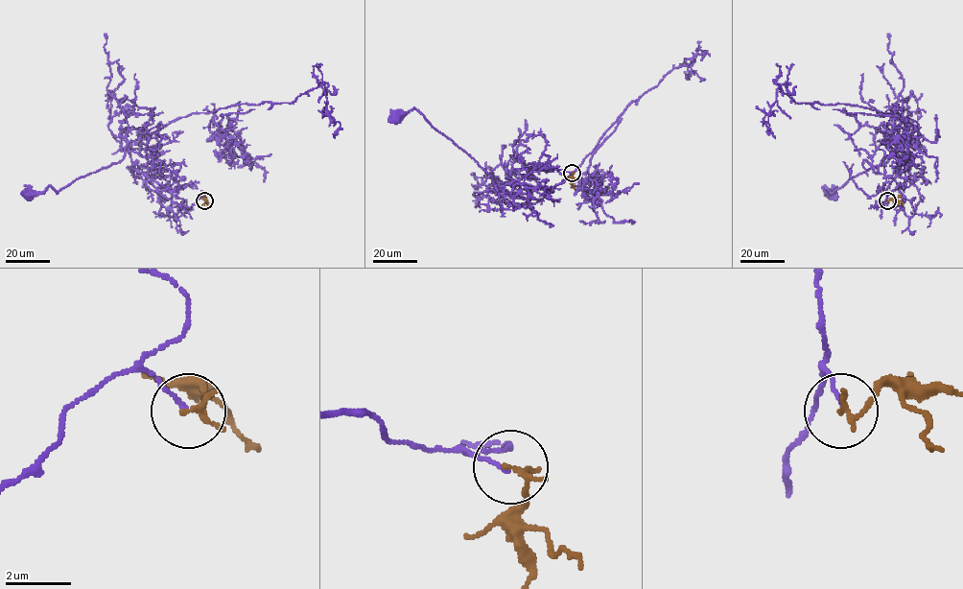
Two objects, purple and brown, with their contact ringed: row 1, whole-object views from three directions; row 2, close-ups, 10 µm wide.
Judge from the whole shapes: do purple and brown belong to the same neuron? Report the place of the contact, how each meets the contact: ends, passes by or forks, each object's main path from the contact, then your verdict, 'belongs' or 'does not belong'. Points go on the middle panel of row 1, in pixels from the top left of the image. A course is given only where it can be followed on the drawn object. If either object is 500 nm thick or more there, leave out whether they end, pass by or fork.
at (572, 173); purple ends there; brown passes by; purple runs (572, 173), (541, 168), (530, 172), (523, 183), (510, 181), (501, 195), (492, 176), (417, 109), (396, 116); brown runs (572, 173), (575, 189); does not belong

